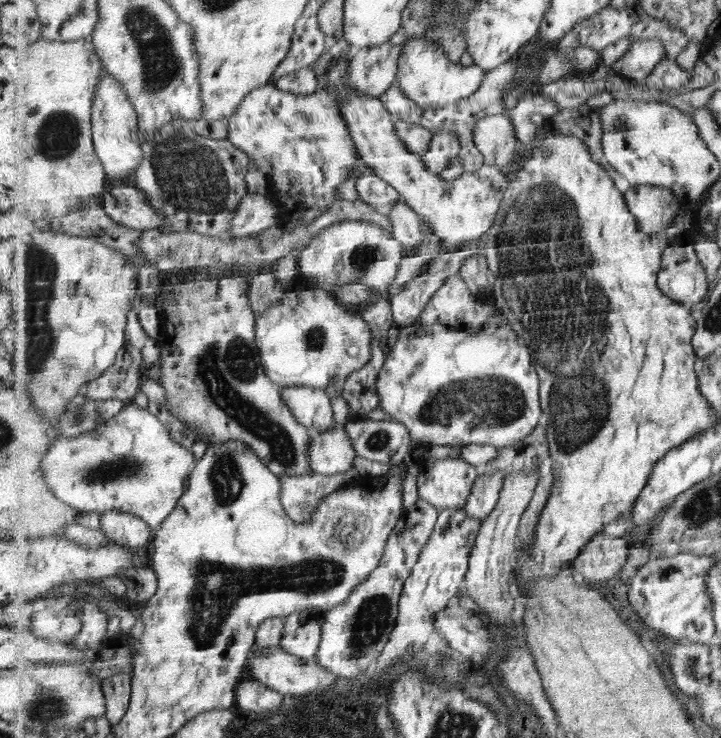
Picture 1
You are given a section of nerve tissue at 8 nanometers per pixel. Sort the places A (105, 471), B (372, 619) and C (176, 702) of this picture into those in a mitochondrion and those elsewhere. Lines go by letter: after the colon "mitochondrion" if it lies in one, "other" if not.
A: mitochondrion
B: mitochondrion
C: other

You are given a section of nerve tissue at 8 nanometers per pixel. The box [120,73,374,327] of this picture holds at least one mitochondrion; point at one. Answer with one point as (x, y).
(191, 176)

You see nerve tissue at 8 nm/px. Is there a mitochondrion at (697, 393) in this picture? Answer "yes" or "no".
no

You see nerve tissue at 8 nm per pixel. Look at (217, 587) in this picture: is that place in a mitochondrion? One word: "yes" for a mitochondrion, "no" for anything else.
yes

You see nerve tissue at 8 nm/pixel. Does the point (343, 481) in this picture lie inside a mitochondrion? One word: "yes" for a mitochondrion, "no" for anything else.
no

